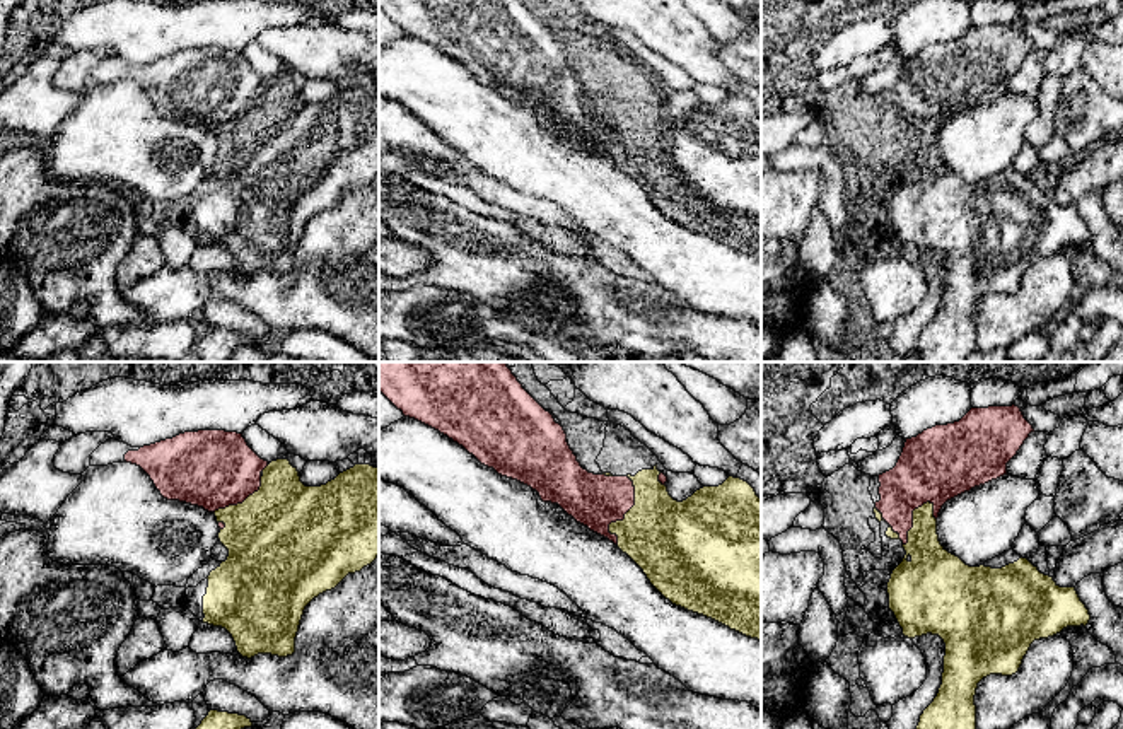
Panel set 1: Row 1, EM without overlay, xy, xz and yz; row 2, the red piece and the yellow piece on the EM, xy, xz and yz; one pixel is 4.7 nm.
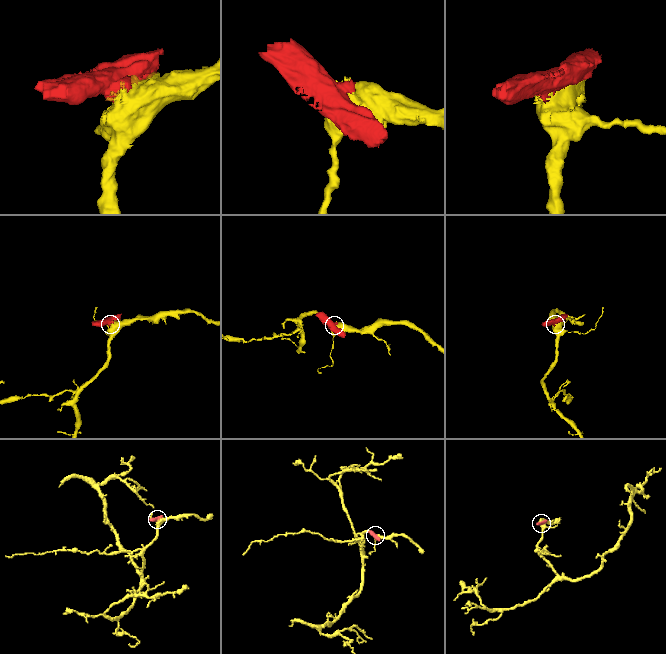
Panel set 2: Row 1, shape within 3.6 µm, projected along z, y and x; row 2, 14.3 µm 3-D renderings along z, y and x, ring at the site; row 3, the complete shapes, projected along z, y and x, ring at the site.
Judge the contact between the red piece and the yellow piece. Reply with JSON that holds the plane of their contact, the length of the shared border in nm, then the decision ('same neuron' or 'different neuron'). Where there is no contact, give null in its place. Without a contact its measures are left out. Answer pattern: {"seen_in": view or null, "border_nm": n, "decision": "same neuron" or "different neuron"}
{"seen_in": "xz", "border_nm": 340, "decision": "different neuron"}

